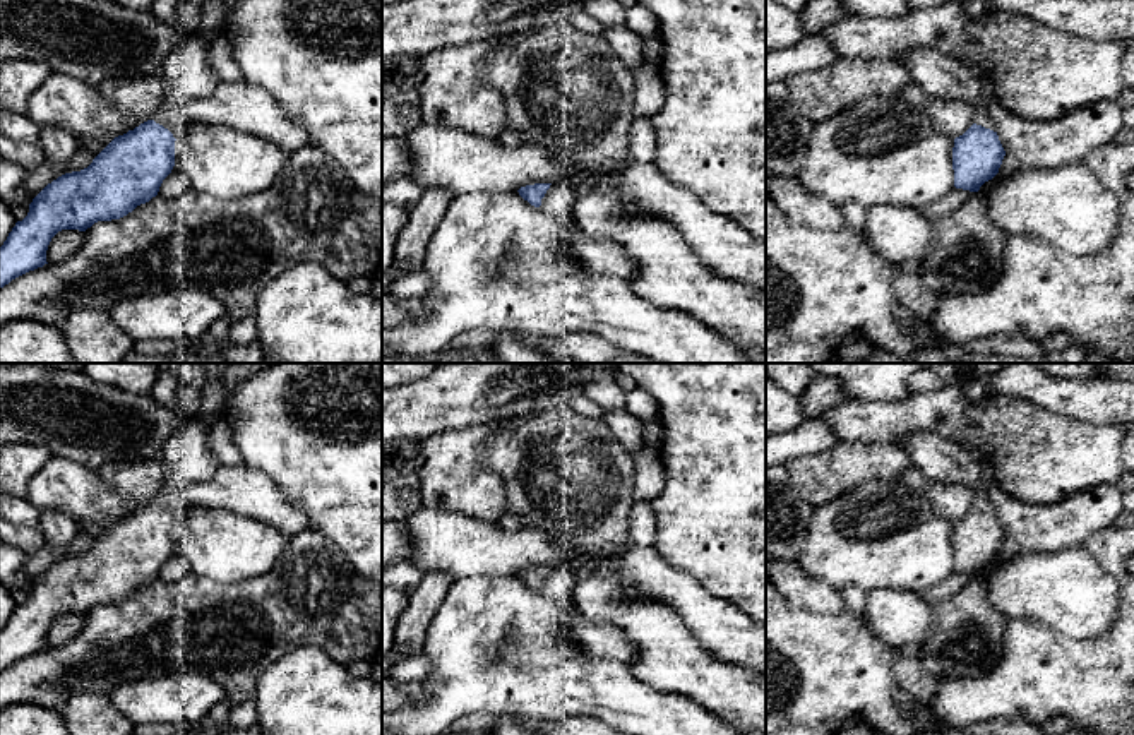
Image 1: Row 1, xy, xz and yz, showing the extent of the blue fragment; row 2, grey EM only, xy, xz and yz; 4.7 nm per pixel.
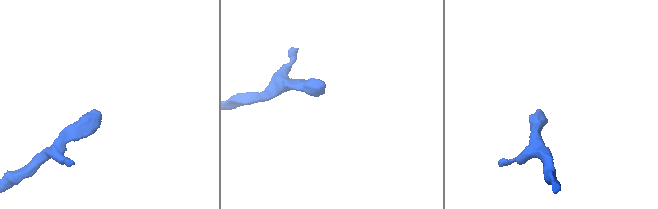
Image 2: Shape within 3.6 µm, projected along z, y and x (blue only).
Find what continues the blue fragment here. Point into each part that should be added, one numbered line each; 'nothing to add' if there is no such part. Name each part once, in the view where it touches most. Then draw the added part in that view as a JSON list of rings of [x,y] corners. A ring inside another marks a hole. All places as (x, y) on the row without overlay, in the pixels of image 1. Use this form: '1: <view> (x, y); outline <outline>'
1: xy (187, 456); outline [[[187,420],[161,449],[166,478],[152,504],[168,512],[175,523],[190,509],[187,487],[209,480],[219,468],[209,447],[209,430],[197,420]]]

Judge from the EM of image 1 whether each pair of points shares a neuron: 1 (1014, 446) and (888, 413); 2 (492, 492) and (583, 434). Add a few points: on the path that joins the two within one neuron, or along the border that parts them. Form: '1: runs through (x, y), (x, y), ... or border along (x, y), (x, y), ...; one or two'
1: runs through (984, 427), (949, 413), (919, 413); one
2: border along (487, 448), (487, 465), (502, 480), (509, 509); two

